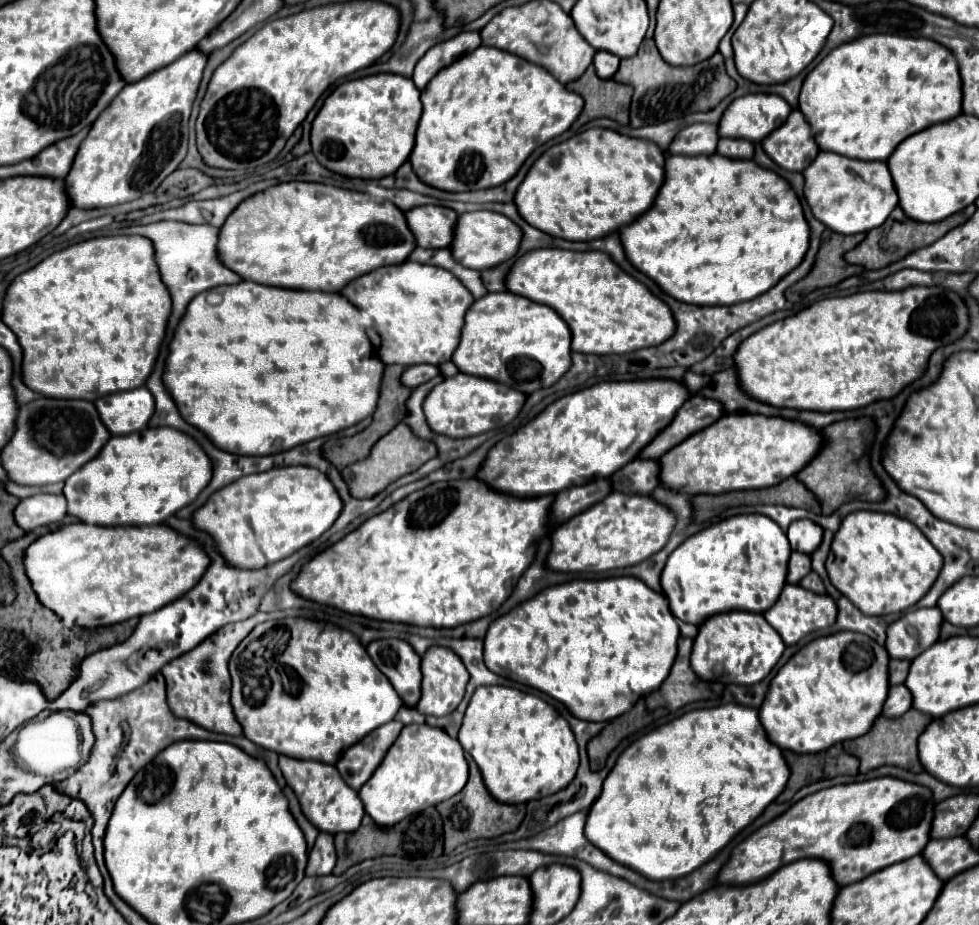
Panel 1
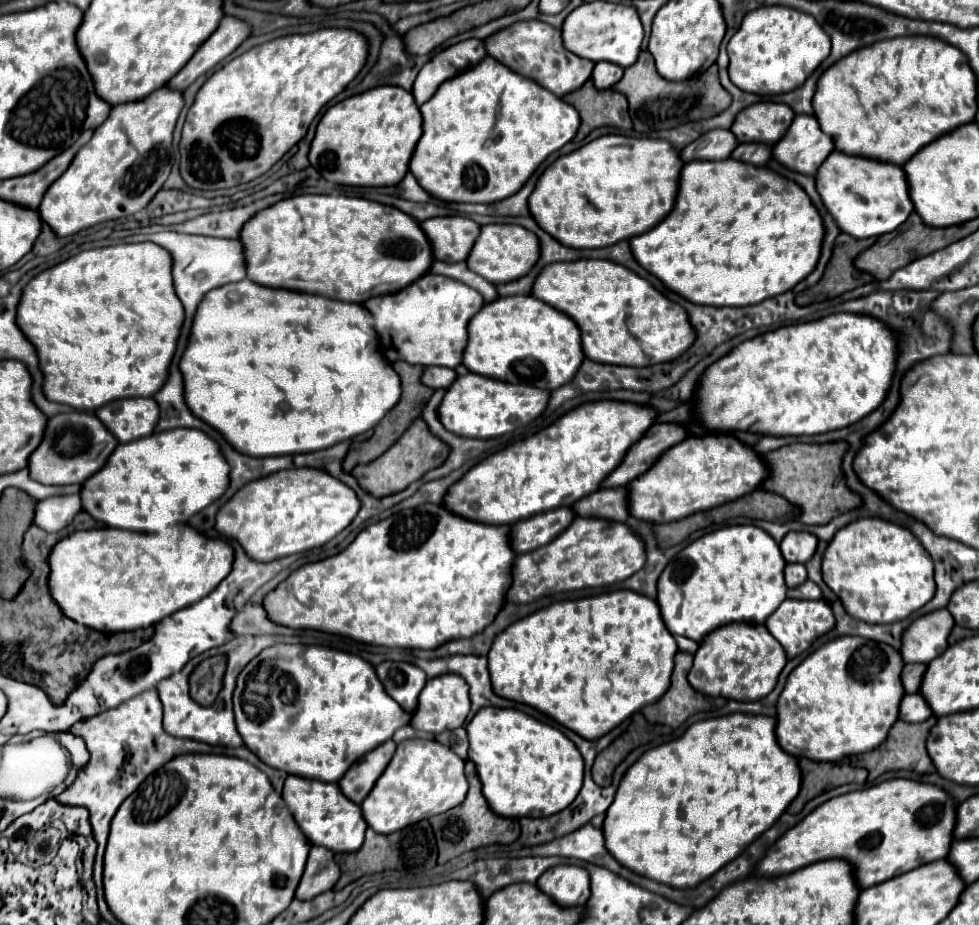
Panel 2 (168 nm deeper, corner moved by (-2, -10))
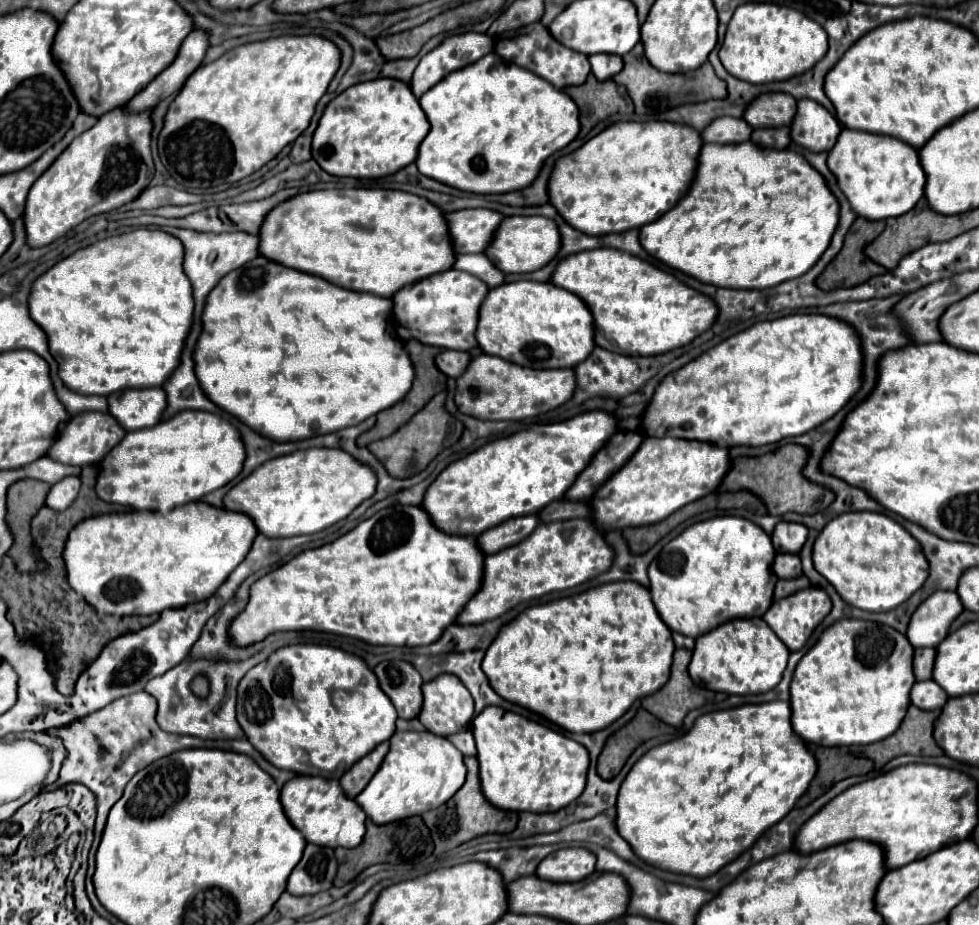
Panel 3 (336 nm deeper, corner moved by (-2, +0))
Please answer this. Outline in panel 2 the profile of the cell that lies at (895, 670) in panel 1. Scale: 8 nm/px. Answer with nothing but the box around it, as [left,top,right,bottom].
[901,664,927,692]

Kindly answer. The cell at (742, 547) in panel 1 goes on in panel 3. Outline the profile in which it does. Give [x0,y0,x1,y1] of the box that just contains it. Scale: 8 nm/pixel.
[649,516,777,638]

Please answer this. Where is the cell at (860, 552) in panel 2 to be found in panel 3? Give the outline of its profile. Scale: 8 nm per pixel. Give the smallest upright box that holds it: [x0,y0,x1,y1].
[813,512,929,612]

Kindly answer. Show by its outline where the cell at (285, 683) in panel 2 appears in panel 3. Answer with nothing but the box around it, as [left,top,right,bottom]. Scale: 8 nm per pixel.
[237,644,397,780]

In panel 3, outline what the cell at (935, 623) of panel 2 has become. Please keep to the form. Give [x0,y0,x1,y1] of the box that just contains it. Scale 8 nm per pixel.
[907,592,963,648]

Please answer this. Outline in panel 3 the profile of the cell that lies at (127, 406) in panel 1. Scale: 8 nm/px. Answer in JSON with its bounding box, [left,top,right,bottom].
[107,388,167,430]

